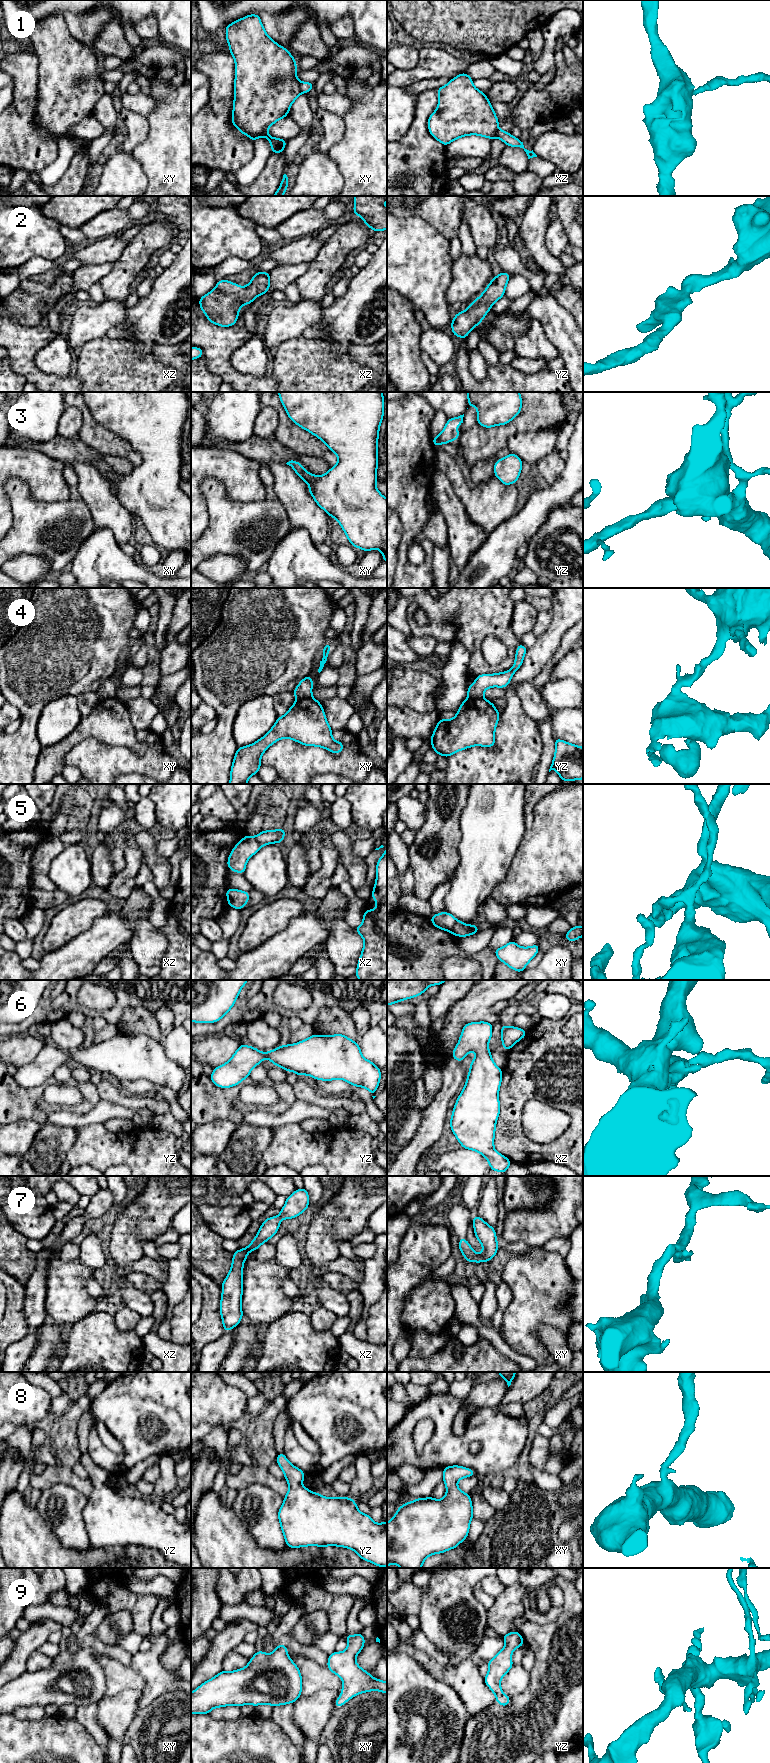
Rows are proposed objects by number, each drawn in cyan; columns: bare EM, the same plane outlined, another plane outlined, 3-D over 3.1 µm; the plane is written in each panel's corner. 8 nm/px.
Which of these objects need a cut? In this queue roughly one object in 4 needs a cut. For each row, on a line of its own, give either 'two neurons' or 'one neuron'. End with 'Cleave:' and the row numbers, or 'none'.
1: two neurons
2: one neuron
3: one neuron
4: two neurons
5: two neurons
6: one neuron
7: one neuron
8: one neuron
9: one neuron
Cleave: 1, 4, 5

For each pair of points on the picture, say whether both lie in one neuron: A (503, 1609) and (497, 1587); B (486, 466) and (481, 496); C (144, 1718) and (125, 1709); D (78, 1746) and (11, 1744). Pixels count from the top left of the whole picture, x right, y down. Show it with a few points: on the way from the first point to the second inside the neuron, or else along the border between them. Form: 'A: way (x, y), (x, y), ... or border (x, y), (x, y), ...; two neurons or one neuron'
A: border (506, 1587), (495, 1598); two neurons
B: border (494, 475), (476, 485); two neurons
C: border (139, 1708), (124, 1734); two neurons
D: way (61, 1746), (28, 1746); one neuron

